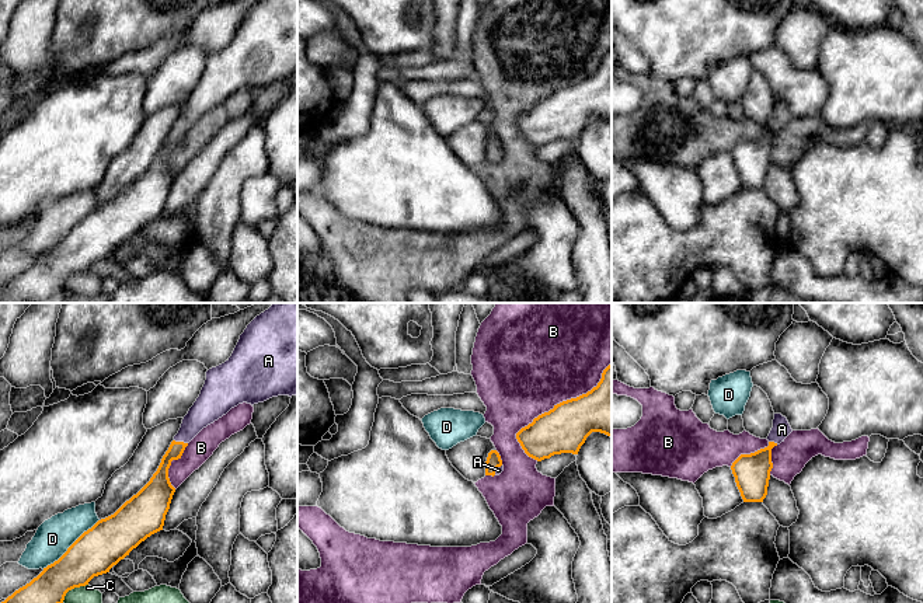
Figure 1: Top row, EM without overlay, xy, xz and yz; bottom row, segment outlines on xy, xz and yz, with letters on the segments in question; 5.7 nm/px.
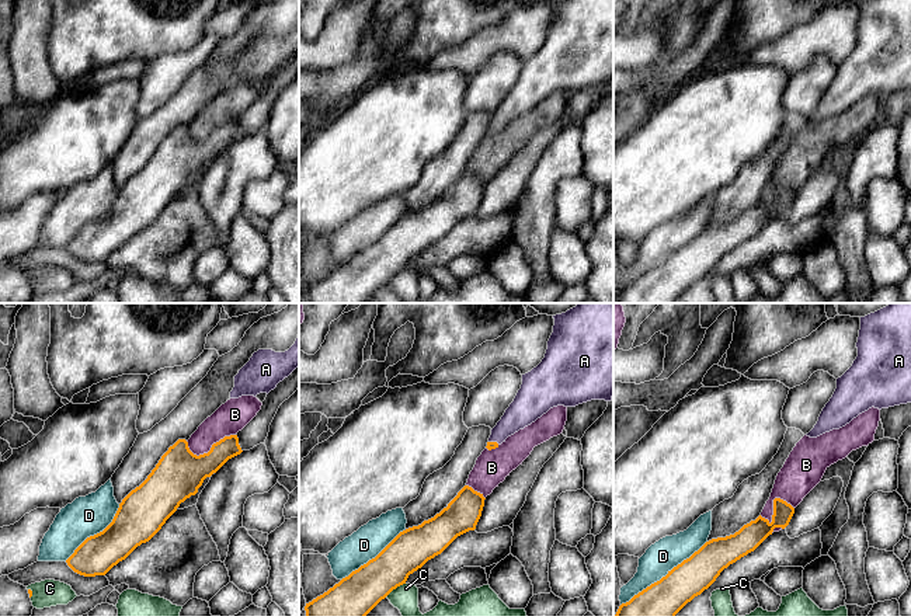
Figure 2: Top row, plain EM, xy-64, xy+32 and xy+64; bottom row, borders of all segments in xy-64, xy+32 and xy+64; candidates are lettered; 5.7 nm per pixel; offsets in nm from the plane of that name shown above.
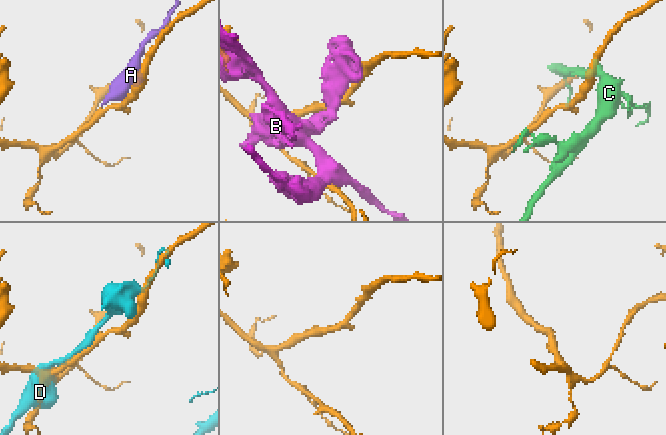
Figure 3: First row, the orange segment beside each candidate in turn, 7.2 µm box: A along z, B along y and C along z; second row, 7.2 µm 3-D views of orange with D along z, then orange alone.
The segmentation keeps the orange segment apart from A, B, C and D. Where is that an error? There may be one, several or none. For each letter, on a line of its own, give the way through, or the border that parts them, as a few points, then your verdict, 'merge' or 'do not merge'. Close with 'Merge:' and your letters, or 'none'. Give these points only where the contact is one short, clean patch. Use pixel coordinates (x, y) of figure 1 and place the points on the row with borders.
A: runs through xy (160, 480), (166, 460), (181, 442), (191, 425), (208, 408); merge
B: do not merge
C: do not merge
D: do not merge
Merge: A

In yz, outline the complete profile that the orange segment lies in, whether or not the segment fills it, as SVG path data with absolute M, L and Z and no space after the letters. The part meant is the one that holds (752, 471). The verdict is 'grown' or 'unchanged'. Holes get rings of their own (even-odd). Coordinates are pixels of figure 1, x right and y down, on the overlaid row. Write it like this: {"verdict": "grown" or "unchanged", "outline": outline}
{"verdict": "grown", "outline": "M774 414L773 428L767 436L769 446L750 454L741 454L731 466L743 502L763 502L770 480L772 449L793 432L781 414Z"}

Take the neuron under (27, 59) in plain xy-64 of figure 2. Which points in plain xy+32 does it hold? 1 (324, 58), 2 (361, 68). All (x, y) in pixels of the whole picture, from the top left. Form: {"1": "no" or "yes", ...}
{"1": "yes", "2": "no"}

